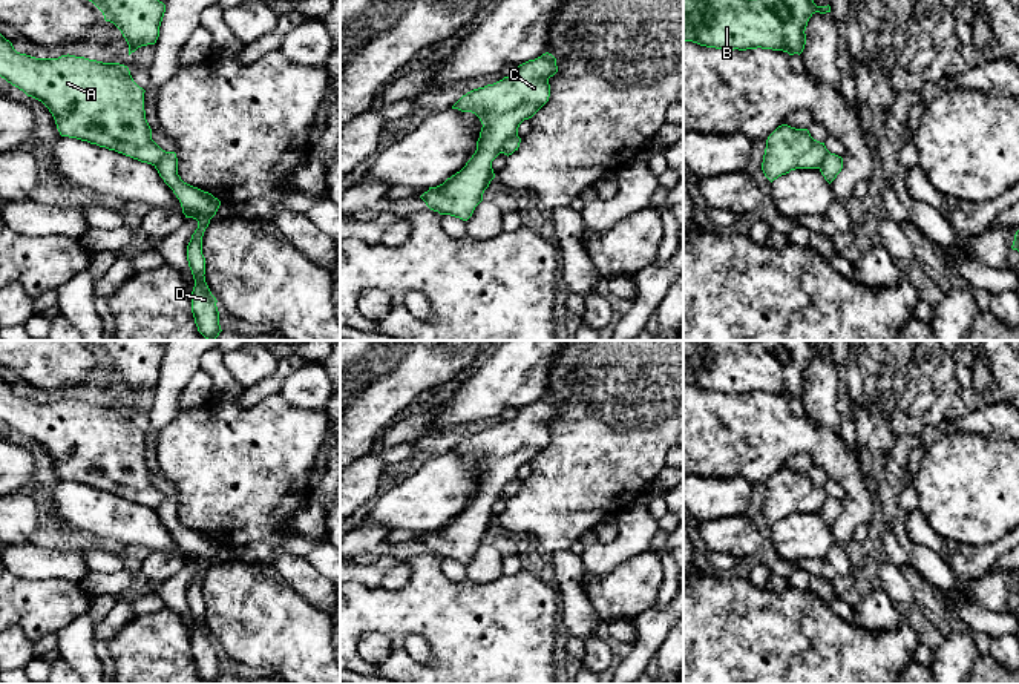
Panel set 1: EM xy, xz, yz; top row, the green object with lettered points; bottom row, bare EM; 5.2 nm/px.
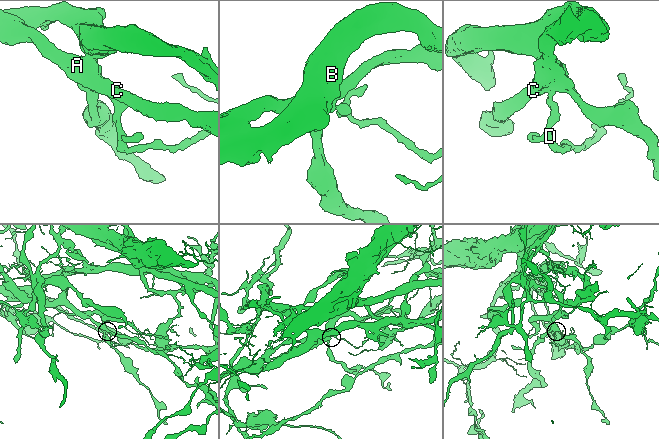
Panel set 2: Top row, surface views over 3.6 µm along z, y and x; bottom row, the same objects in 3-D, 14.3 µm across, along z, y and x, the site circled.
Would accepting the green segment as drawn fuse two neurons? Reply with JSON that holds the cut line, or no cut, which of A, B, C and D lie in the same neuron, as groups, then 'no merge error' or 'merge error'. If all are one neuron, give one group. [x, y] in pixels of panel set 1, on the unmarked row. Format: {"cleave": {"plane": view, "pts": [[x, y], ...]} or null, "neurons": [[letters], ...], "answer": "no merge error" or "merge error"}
{"cleave": {"plane": "xz", "pts": [[517, 477], [503, 488], [500, 496]]}, "neurons": [["A", "B", "C"], ["D"]], "answer": "merge error"}

